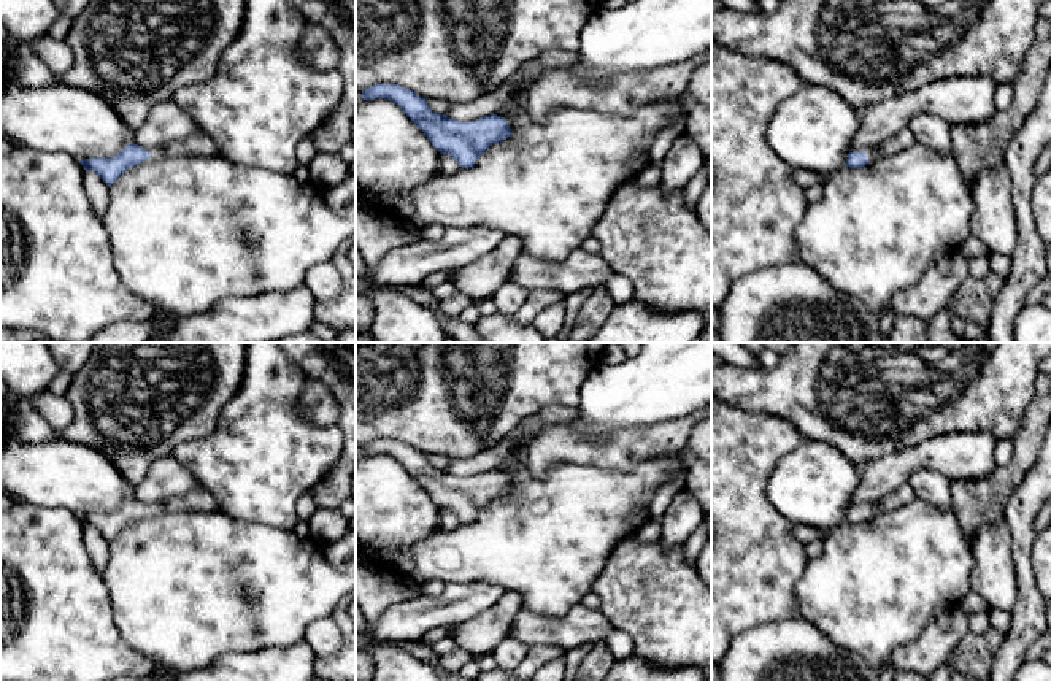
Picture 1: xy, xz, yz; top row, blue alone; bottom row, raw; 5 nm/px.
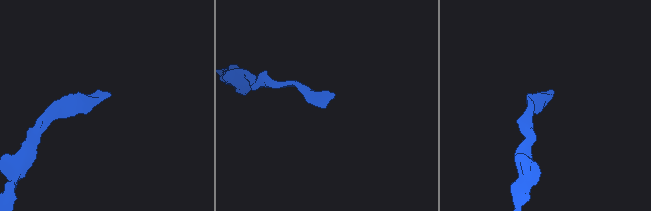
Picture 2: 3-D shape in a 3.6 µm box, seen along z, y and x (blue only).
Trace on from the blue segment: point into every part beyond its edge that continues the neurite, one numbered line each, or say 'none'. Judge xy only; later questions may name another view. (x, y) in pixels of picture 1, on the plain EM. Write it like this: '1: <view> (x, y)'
1: xy (200, 499)

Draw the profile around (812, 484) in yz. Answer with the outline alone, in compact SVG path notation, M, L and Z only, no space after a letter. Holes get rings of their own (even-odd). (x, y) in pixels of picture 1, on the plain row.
M805 438L776 462L765 492L787 521L827 533L846 521L859 483L860 470L835 446Z

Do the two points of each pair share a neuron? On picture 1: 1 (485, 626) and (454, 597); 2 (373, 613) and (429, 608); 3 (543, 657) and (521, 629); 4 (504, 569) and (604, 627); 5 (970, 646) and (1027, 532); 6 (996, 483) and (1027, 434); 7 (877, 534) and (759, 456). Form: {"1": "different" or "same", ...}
{"1": "different", "2": "different", "3": "different", "4": "different", "5": "different", "6": "same", "7": "different"}

